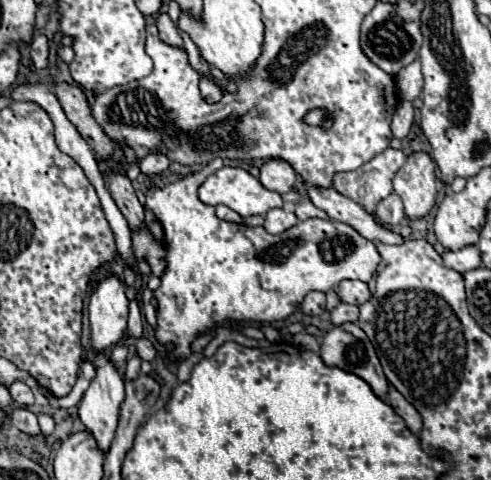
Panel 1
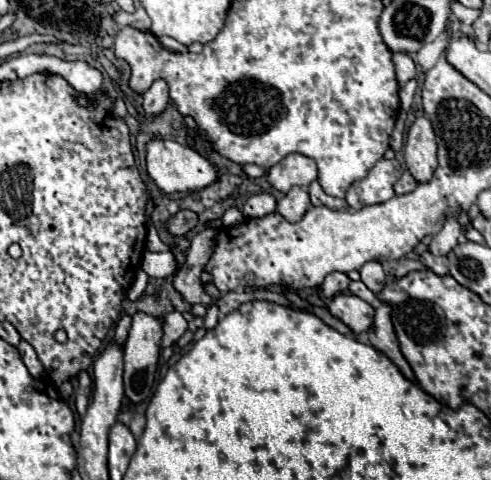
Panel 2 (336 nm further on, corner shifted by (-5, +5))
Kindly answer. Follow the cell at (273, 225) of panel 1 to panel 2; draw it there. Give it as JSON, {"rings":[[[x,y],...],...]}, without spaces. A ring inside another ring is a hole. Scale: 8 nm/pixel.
{"rings":[[[291,188],[279,202],[277,202],[277,212],[287,220],[287,222],[299,222],[303,214],[309,208],[309,194],[305,188]]]}

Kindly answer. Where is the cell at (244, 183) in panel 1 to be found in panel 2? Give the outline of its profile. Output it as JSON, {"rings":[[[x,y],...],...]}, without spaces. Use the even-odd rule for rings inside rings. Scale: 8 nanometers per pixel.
{"rings":[[[151,140],[147,144],[147,172],[155,180],[155,184],[167,194],[203,190],[219,180],[217,168],[205,156],[175,140]]]}

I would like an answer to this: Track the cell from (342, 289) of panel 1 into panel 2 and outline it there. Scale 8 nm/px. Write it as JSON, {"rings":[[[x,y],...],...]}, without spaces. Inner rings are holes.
{"rings":[[[367,262],[361,270],[359,270],[359,274],[361,274],[361,282],[371,290],[371,292],[381,292],[381,288],[385,286],[385,272],[383,272],[383,268],[381,268],[381,264],[379,262]]]}

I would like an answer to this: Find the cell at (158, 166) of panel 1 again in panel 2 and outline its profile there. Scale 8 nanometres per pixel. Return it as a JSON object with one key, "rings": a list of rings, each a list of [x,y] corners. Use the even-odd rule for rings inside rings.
{"rings":[[[157,80],[145,94],[143,94],[143,110],[147,116],[161,116],[169,104],[169,88],[163,80]]]}

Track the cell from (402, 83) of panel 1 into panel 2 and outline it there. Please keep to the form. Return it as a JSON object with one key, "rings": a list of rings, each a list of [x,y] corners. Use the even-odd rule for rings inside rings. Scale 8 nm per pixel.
{"rings":[[[397,52],[397,54],[393,54],[393,60],[395,60],[395,70],[397,70],[399,86],[405,86],[411,78],[417,76],[417,66],[415,66],[415,62],[411,60],[411,56]]]}

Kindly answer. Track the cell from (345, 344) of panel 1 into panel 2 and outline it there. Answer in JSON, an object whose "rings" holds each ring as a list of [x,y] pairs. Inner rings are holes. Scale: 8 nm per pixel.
{"rings":[[[339,294],[329,302],[329,312],[347,324],[355,334],[367,332],[373,324],[375,310],[365,300],[353,294]]]}

